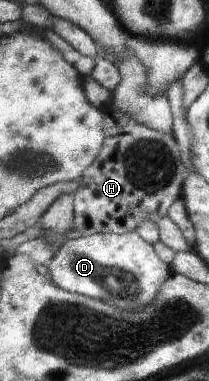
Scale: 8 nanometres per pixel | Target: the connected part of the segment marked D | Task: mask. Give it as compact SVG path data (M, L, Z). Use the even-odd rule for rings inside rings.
M135 231L91 234L67 240L54 250L54 256L45 266L50 280L60 288L103 300L123 311L140 310L154 302L162 283L169 277L169 267Z

